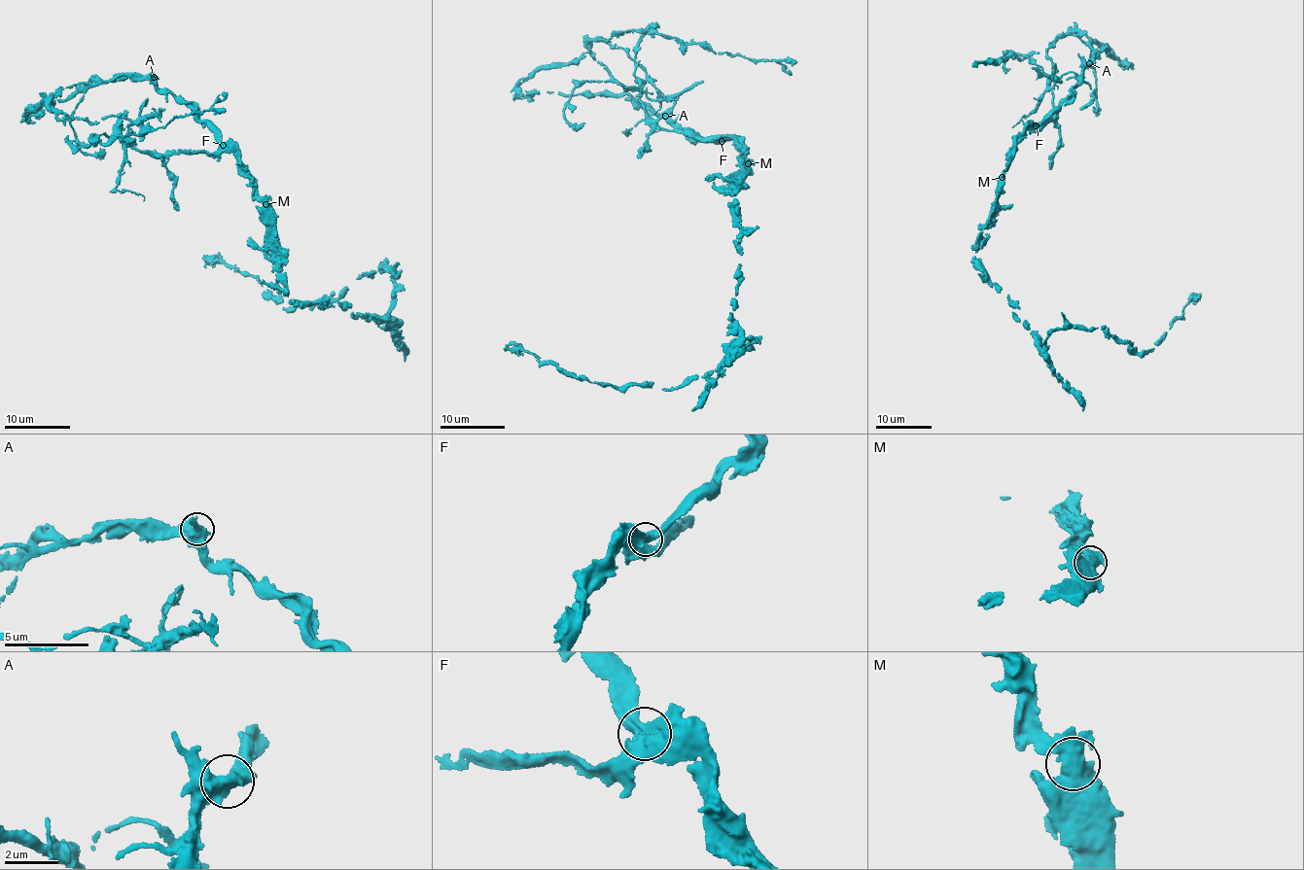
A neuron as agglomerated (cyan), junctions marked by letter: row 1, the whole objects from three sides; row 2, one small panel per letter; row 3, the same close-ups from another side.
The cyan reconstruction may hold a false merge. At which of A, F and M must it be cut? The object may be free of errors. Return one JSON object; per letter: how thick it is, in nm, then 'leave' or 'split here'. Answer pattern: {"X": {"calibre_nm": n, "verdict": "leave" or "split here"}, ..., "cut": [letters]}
{"A": {"calibre_nm": 650, "verdict": "leave"}, "F": {"calibre_nm": 650, "verdict": "leave"}, "M": {"calibre_nm": 600, "verdict": "leave"}, "cut": []}

